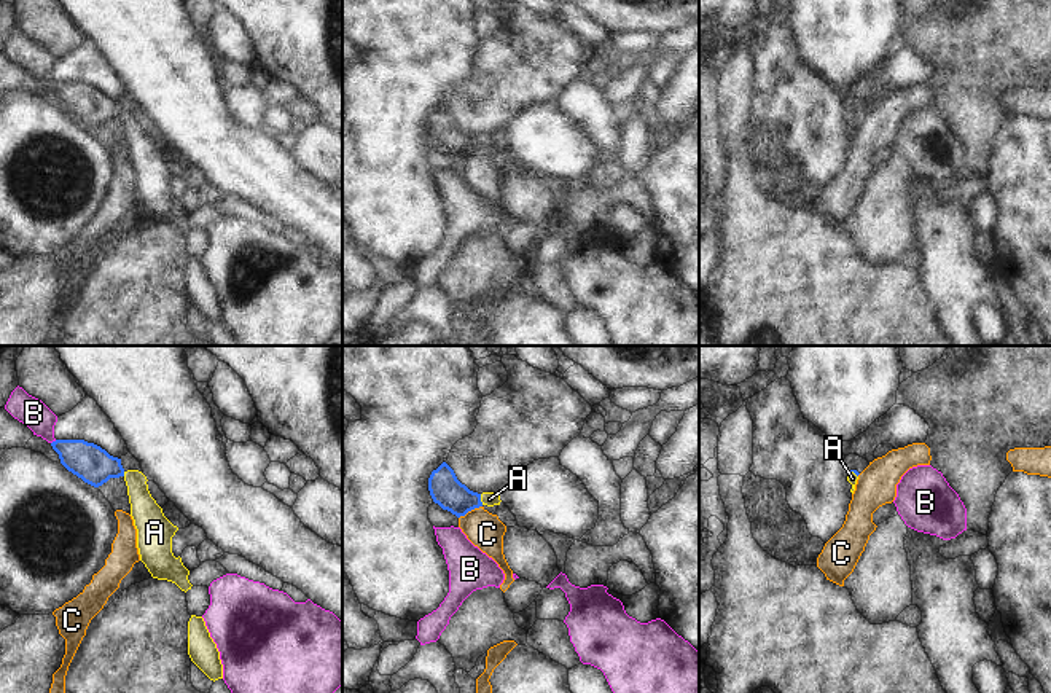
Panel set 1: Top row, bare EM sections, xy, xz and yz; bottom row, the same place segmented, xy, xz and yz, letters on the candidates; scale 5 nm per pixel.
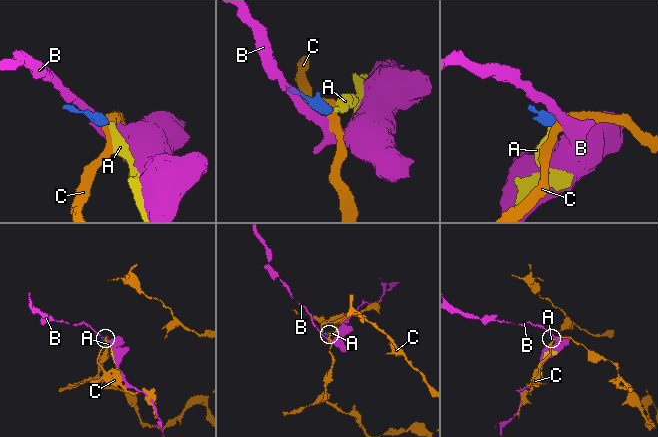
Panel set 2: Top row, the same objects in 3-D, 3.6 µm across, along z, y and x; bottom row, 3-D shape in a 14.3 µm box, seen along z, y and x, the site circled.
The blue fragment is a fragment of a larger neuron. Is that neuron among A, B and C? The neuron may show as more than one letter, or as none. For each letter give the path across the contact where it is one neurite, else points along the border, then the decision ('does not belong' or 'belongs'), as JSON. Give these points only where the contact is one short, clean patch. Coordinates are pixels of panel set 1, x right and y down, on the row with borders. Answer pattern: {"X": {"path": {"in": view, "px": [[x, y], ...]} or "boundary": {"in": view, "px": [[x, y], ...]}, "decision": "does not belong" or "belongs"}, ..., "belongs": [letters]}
{"A": {"path": {"in": "xz", "px": [[445, 488], [457, 499], [480, 499], [489, 499]]}, "decision": "belongs"}, "B": {"boundary": {"in": "xy", "px": [[56, 440], [51, 443]]}, "decision": "does not belong"}, "C": {"boundary": {"in": "xz", "px": [[481, 505], [459, 518]]}, "decision": "does not belong"}, "belongs": ["A"]}

